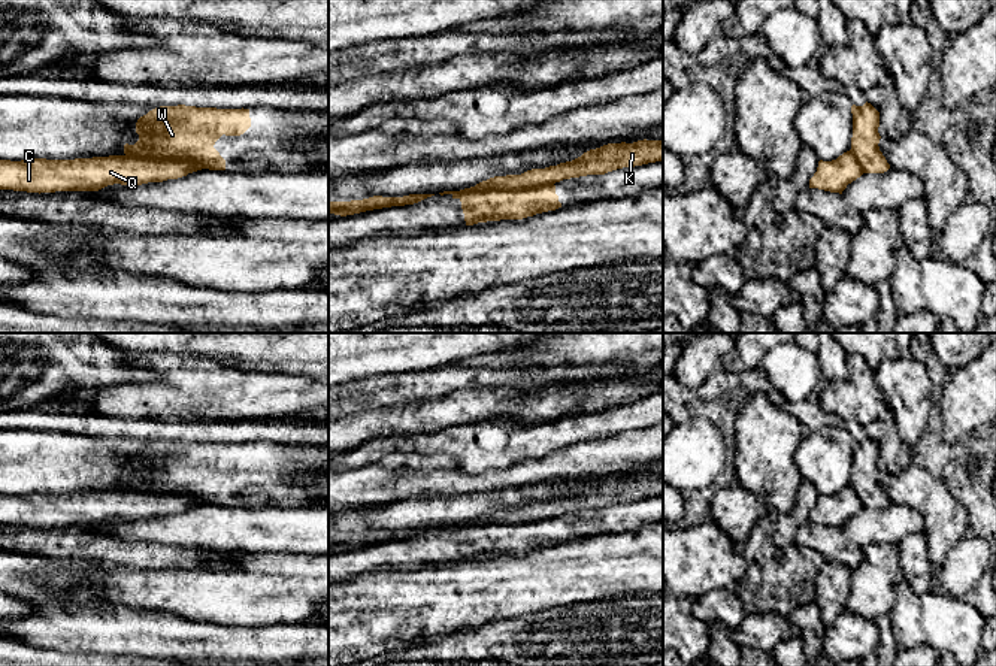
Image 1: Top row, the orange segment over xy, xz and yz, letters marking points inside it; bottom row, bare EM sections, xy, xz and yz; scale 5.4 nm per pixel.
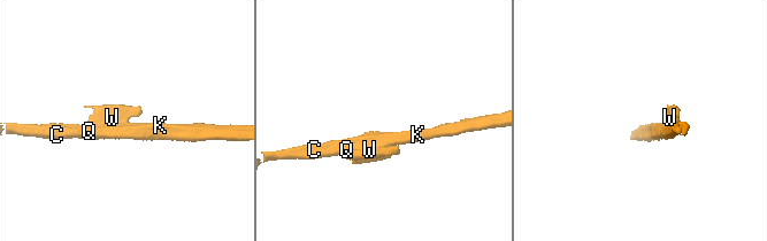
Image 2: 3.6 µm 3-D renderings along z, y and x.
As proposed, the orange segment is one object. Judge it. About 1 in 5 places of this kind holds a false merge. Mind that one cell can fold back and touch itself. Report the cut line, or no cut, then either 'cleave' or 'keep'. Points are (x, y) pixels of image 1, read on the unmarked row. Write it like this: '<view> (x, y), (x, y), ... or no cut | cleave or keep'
xz (553, 517), (514, 524), (457, 526), (453, 529) | cleave

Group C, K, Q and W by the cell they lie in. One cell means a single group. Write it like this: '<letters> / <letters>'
C K Q / W

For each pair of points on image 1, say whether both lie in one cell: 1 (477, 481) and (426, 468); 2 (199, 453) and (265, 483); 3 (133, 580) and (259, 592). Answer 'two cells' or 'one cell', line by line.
1: one cell
2: one cell
3: one cell

